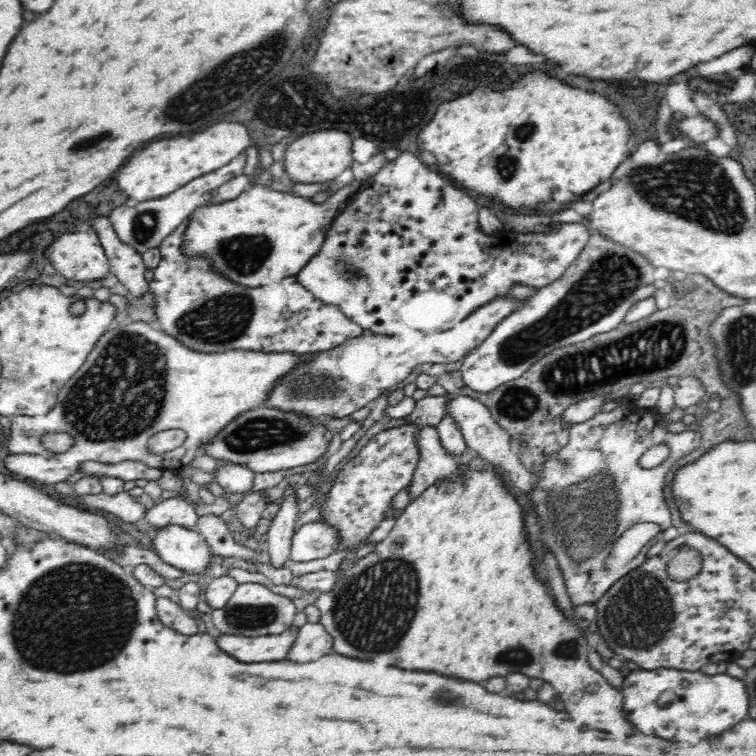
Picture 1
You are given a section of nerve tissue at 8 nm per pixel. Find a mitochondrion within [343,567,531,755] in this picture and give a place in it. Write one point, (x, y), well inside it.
(443, 697)

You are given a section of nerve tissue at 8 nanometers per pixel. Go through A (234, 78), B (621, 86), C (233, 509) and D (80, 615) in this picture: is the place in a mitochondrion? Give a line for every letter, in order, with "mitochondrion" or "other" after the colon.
A: mitochondrion
B: other
C: other
D: mitochondrion

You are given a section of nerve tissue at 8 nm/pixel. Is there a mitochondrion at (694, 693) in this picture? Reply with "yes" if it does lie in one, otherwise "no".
no

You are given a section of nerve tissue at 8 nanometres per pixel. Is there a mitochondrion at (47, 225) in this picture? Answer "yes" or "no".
no

